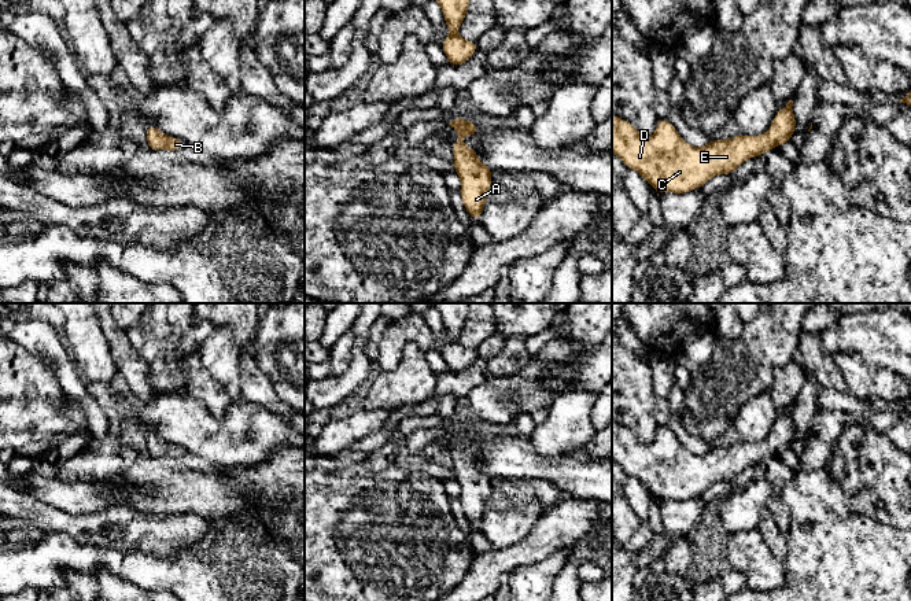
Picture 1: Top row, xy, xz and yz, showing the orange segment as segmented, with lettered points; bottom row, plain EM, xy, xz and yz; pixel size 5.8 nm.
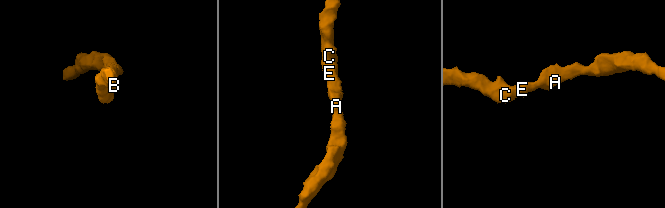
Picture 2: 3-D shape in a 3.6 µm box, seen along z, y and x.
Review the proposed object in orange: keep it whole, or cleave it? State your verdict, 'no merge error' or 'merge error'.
no merge error

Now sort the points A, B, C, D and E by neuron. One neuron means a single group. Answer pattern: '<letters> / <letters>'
A B C D E

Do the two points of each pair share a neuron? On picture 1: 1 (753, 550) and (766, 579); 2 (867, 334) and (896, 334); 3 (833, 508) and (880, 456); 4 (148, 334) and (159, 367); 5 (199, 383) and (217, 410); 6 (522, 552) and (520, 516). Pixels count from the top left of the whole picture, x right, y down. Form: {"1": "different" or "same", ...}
{"1": "same", "2": "same", "3": "different", "4": "same", "5": "same", "6": "different"}

